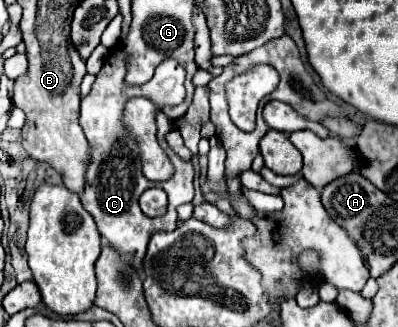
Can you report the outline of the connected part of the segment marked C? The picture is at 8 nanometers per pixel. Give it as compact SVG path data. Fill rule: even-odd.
M116 47L114 53L106 59L104 67L96 75L96 81L90 89L90 93L82 99L82 109L80 109L80 125L86 133L88 143L92 145L92 159L90 167L86 173L86 189L82 193L82 205L84 209L96 219L96 225L100 229L100 235L108 239L110 247L118 253L130 255L132 257L132 267L142 269L142 259L148 249L148 241L154 233L158 231L174 231L176 229L176 207L182 203L192 201L194 197L194 167L191 161L180 161L166 142L165 136L174 129L174 121L168 118L161 110L156 116L157 137L159 144L166 151L169 159L174 165L174 175L168 181L156 183L148 181L142 173L140 157L138 157L138 147L136 141L126 133L122 127L122 111L128 99L132 97L146 97L150 99L158 109L164 105L178 105L184 101L184 69L174 59L166 59L156 67L153 81L148 81L142 87L128 87L124 83L124 73L126 73L126 55L122 47ZM148 187L162 187L168 193L168 211L162 217L148 217L142 215L138 207L138 197L148 189Z

